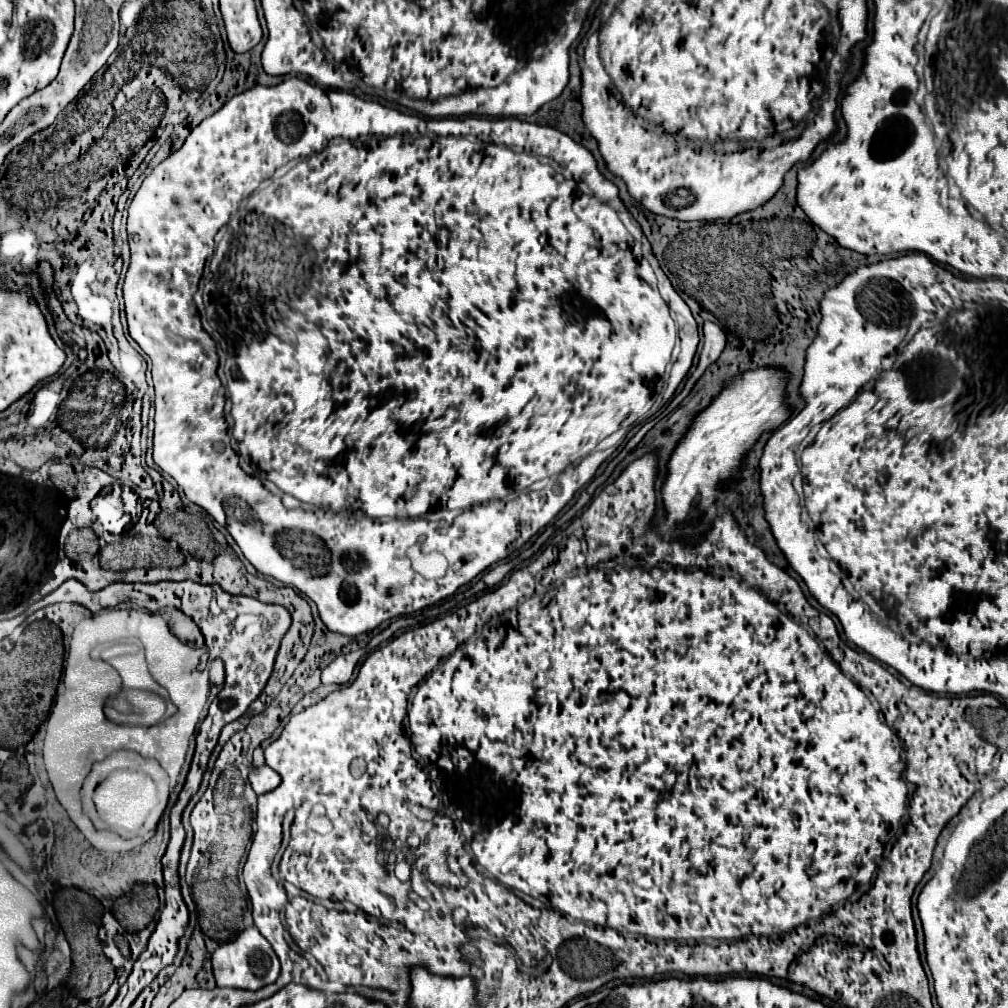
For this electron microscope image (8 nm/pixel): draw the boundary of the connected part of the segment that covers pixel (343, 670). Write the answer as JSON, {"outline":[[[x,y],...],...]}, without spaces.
{"outline":[[[353,651],[353,653],[345,653],[339,655],[335,661],[331,661],[323,673],[321,673],[321,681],[323,683],[347,683],[353,677],[353,671],[361,659],[365,651]]]}

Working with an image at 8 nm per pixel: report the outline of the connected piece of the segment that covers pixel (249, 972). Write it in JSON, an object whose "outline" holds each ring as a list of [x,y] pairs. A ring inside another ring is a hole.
{"outline":[[[249,927],[237,939],[219,945],[211,961],[213,961],[217,987],[235,987],[235,989],[255,991],[277,979],[277,955],[269,945],[269,941],[255,927]]]}

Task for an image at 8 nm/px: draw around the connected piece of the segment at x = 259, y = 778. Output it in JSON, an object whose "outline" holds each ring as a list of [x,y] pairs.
{"outline":[[[263,765],[263,767],[251,769],[249,783],[251,783],[251,787],[253,787],[253,791],[257,795],[263,795],[263,793],[269,793],[269,791],[273,791],[273,789],[279,787],[281,775],[275,769],[271,769],[269,765]]]}

